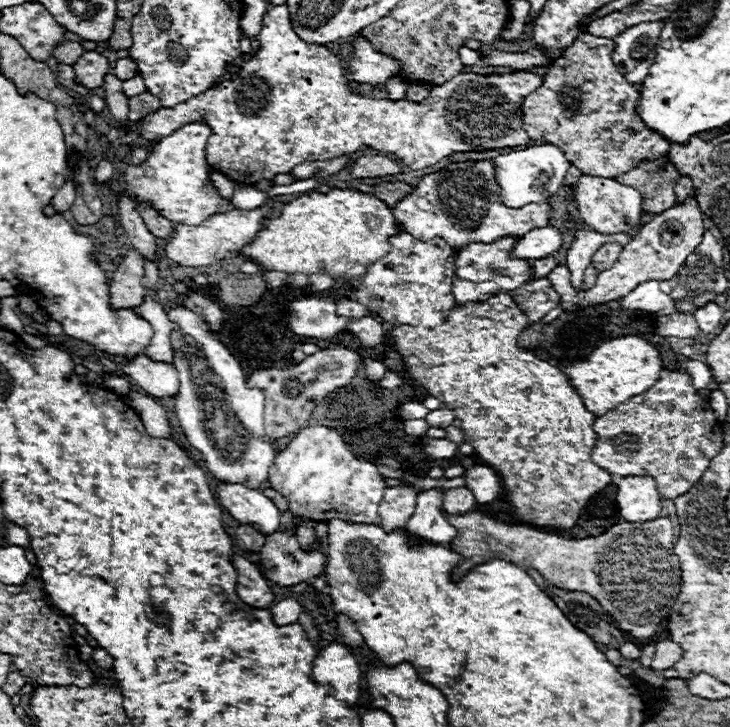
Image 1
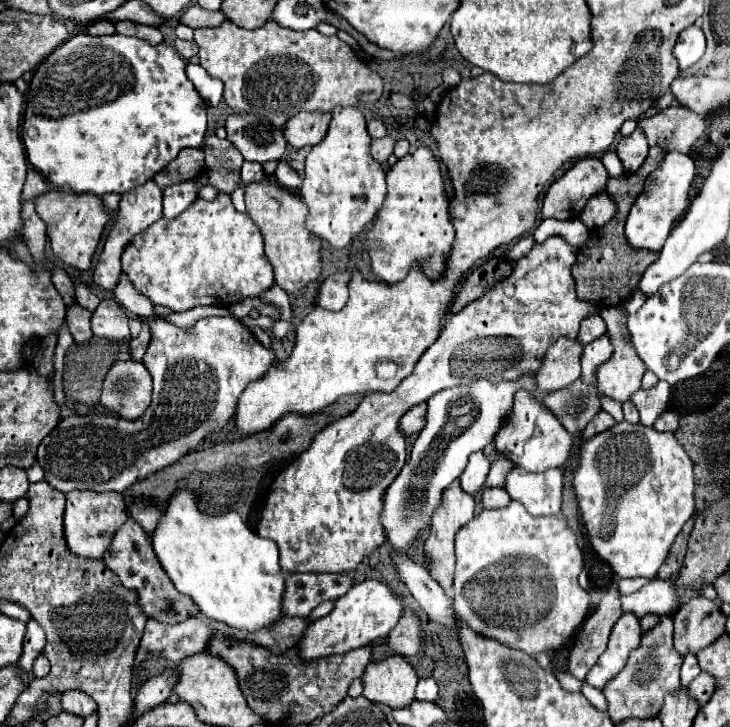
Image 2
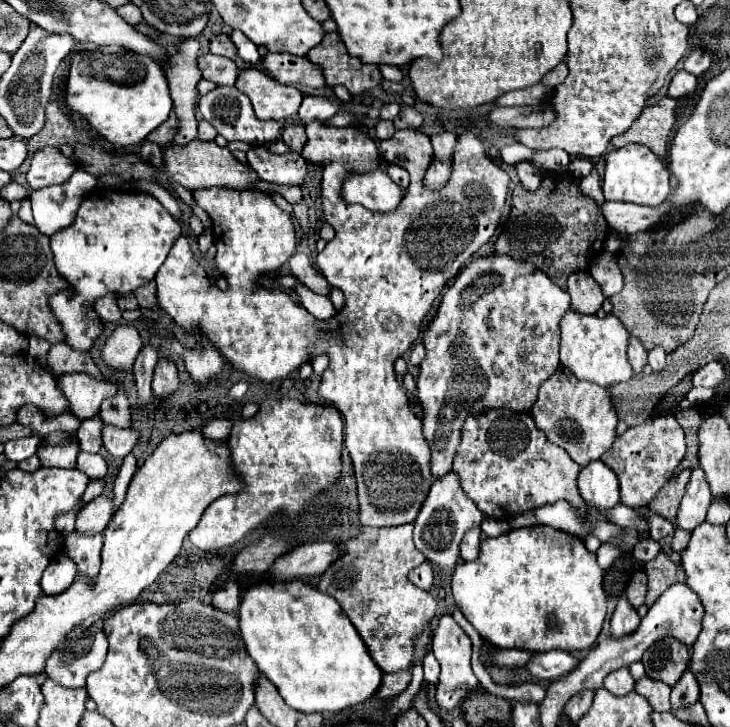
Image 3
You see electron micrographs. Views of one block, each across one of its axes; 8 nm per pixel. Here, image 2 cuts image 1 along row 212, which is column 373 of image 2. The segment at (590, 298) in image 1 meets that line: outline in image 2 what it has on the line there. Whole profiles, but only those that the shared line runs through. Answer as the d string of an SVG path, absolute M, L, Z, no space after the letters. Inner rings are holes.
M388 656L388 658L382 658L380 662L370 662L362 674L362 682L364 682L362 696L368 698L370 702L382 702L390 708L400 708L400 706L404 708L414 700L414 688L416 688L418 676L402 656Z

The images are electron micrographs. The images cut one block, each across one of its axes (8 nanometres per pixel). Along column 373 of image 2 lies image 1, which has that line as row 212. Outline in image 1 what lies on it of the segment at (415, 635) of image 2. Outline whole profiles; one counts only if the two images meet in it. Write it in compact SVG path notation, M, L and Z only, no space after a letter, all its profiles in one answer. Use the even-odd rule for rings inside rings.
M664 156L652 162L644 162L638 168L618 176L616 180L634 186L644 196L644 210L650 214L660 214L676 204L674 186L678 184L678 170Z

